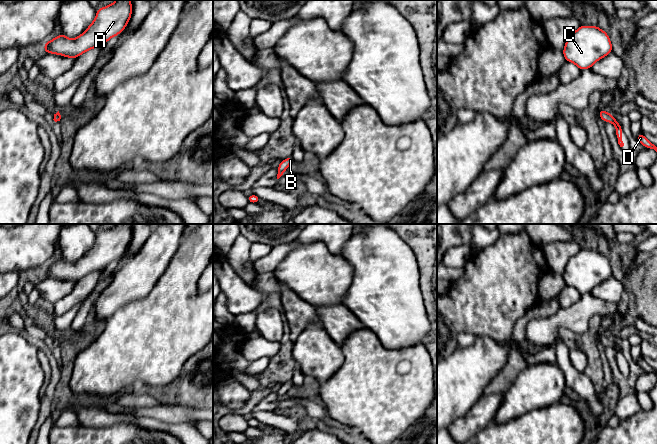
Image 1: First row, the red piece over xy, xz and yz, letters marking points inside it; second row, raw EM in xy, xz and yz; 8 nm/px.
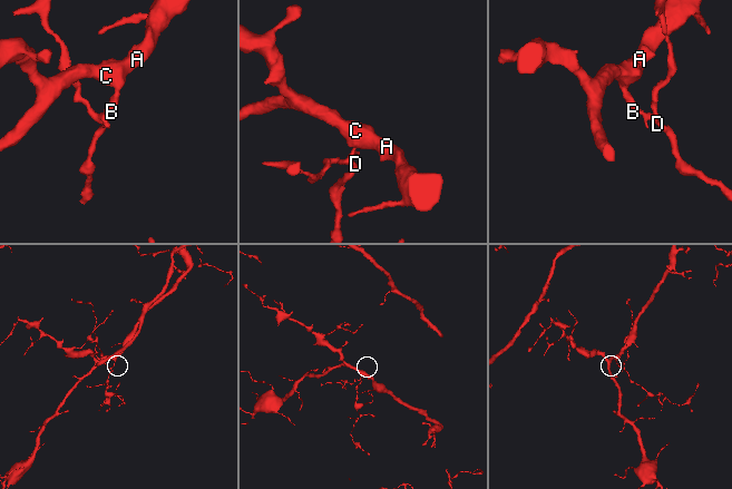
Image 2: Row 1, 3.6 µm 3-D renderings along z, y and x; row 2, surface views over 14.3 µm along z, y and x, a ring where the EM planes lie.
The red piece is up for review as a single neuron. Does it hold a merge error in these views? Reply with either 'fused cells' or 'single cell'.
single cell

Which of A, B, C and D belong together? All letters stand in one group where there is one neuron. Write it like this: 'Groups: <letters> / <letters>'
Groups: A B C D

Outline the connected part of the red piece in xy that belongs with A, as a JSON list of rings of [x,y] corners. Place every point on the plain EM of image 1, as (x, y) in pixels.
[[[116,224],[98,233],[94,245],[81,259],[70,263],[61,257],[44,267],[44,276],[76,283],[119,259],[126,252],[131,239],[131,224]]]

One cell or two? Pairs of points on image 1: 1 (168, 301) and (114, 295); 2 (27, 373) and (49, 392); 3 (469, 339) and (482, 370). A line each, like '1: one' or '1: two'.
1: two
2: two
3: two

